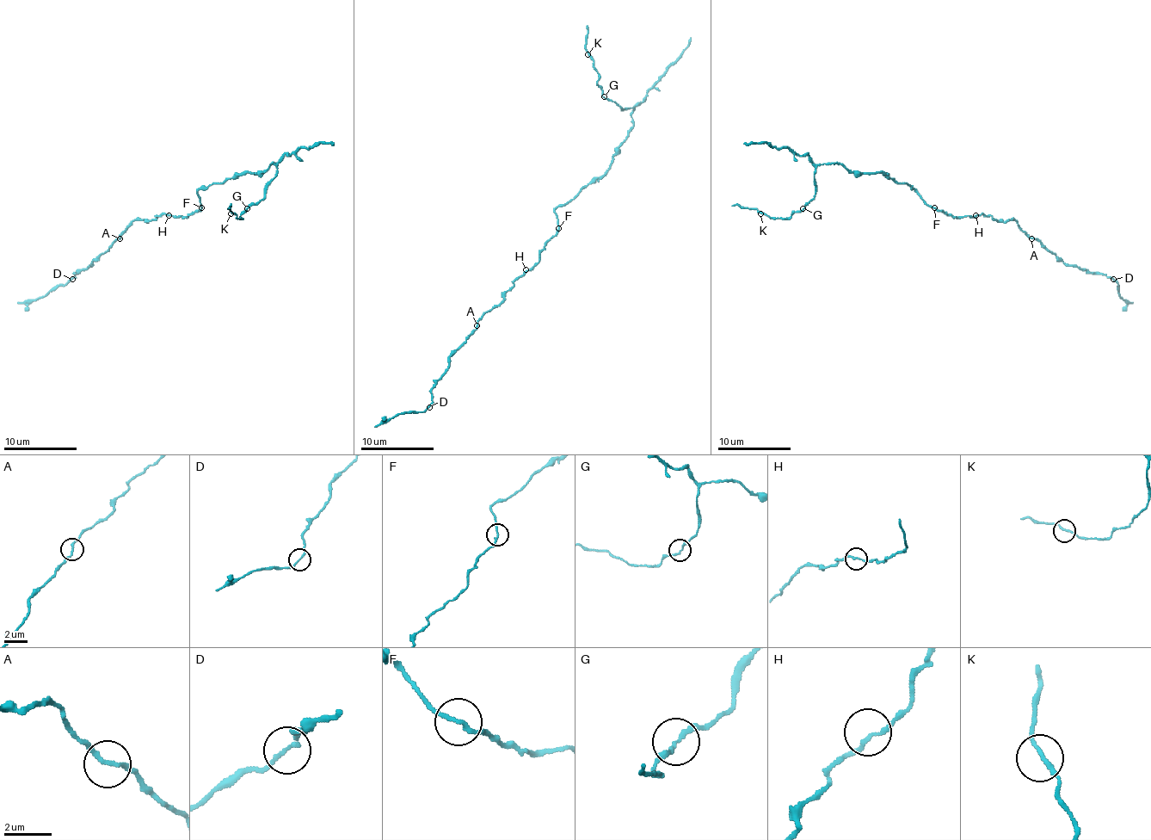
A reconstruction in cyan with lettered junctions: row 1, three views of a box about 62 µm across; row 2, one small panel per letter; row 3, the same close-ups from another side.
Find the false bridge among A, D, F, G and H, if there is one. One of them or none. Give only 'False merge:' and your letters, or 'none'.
False merge: none

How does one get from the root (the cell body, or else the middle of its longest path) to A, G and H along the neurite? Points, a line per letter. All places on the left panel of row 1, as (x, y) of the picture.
A: (201, 207), (187, 217), (156, 215), (150, 220), (134, 220), (120, 238)
G: (201, 207), (198, 194), (201, 188), (245, 173), (261, 173), (276, 163), (266, 194), (247, 207)
H: (201, 207), (187, 217), (169, 215)

